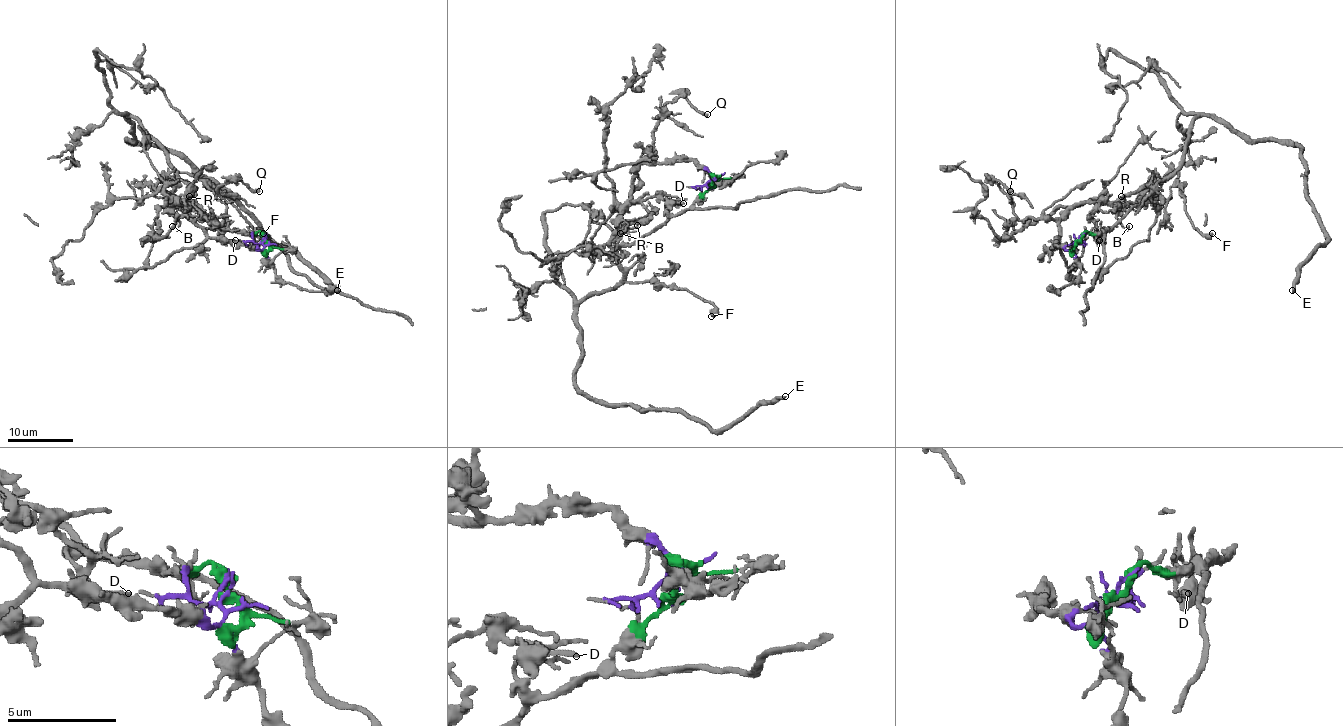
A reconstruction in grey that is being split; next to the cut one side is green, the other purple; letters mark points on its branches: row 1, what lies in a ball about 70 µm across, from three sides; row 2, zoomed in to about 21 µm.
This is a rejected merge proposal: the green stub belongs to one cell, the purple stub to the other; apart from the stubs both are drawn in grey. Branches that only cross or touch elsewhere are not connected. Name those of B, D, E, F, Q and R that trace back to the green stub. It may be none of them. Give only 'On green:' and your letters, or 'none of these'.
On green: none of these

